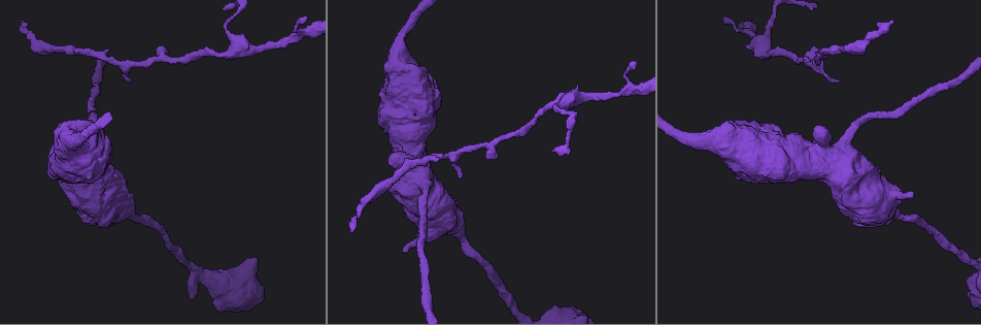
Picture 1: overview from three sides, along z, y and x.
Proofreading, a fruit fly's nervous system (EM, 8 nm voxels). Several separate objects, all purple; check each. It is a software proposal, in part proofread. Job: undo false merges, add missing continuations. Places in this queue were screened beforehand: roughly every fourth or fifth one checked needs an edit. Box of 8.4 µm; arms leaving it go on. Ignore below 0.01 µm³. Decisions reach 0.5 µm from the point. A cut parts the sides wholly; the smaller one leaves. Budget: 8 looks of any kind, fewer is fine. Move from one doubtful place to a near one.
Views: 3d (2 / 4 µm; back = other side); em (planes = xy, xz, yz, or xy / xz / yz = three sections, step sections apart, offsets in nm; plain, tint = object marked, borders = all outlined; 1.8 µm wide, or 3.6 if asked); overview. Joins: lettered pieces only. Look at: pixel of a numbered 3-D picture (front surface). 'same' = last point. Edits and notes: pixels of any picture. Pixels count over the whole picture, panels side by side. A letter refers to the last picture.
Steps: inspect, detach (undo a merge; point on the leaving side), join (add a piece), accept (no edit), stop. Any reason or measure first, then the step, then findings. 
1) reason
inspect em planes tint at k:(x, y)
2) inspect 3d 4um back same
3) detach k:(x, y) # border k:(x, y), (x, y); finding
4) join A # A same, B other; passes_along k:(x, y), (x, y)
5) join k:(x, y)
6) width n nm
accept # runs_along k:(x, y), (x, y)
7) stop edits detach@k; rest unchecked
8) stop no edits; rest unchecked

tapers out
inspect 3d 4um at 1:(635, 61)

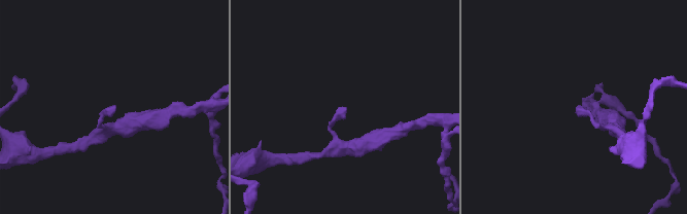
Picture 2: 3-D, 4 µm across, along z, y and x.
need the tissue
inspect em xz step 4 borders at 2:(577, 109)

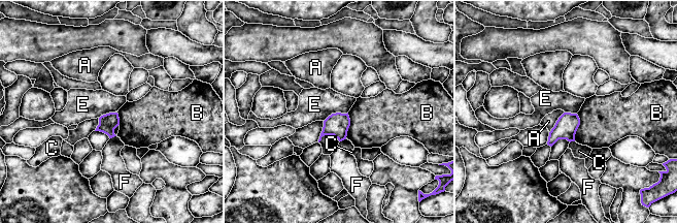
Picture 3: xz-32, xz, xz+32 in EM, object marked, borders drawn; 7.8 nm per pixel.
width 140 nm
accept # A other, B other, C other, E other, F other; no lettered piece goes on from it

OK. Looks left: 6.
sharp bend
inspect em planes tint at 1:(759, 50)

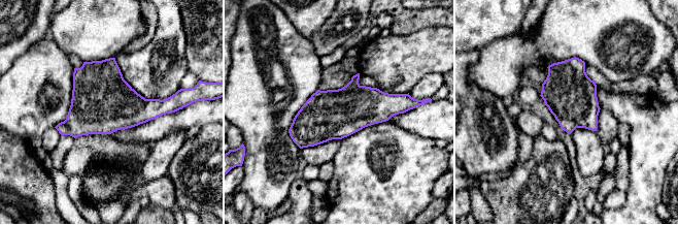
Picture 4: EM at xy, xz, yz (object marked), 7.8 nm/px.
inspect em planes borders same

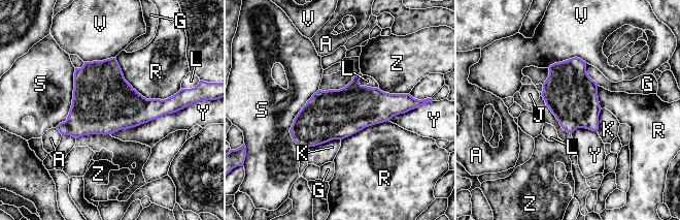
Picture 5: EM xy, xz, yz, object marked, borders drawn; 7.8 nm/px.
accept # A other, G other, J other, K other, L other, R other, S other, V other, Y other, Z other; border 5:(180, 108), (110, 134); continuous, no second neuron

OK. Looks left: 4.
an open end
inspect em yz step 16 borders at 1:(404, 251)

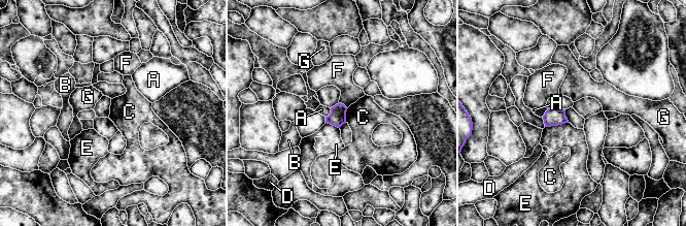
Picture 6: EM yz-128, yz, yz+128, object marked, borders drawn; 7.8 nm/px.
accept # A other, B other, C other, D other, E other, F other, G other; border 6:(347, 108), (345, 122); none of them fits

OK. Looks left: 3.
stop no edits; rest unchecked

